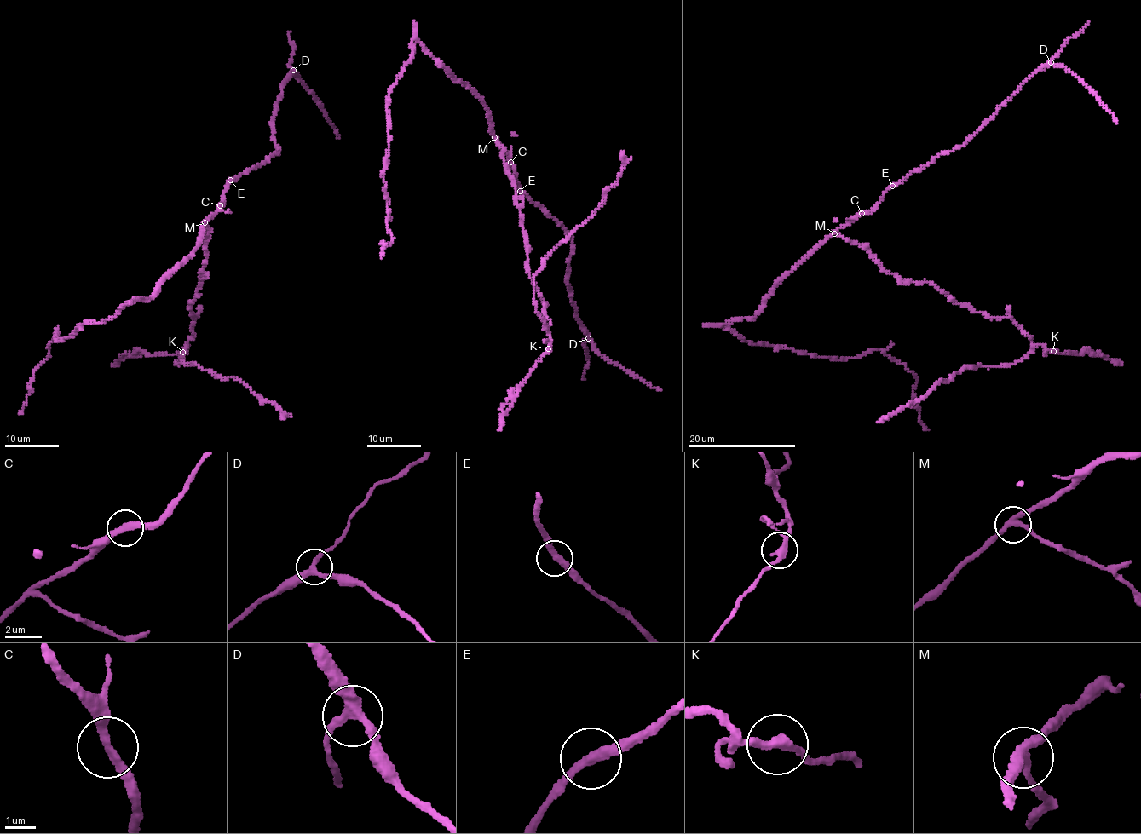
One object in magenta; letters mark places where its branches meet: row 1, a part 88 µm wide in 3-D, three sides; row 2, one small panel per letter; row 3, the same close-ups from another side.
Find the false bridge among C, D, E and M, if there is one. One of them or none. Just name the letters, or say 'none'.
M

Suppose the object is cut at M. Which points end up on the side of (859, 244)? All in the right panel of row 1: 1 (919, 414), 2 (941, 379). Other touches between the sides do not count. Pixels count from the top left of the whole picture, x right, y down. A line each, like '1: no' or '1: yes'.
1: no
2: yes

